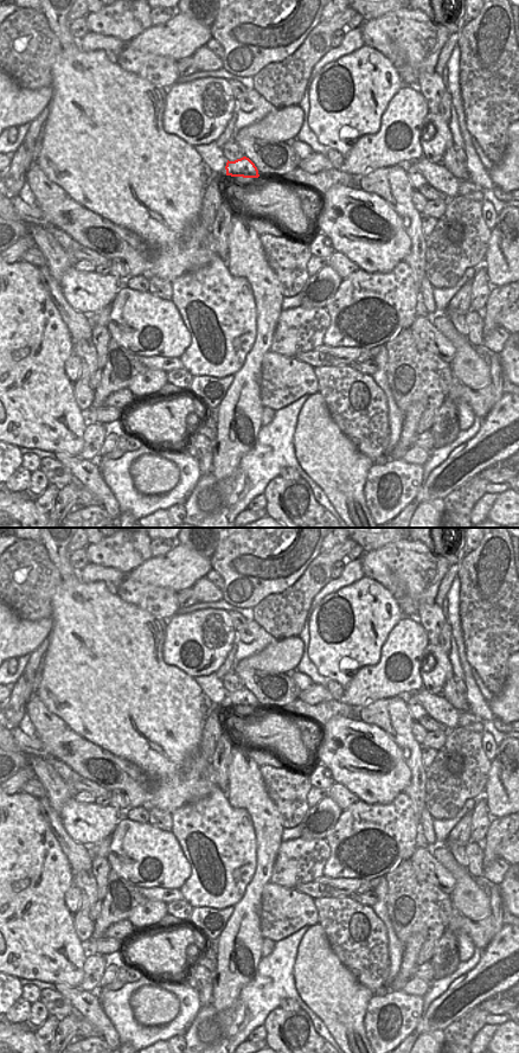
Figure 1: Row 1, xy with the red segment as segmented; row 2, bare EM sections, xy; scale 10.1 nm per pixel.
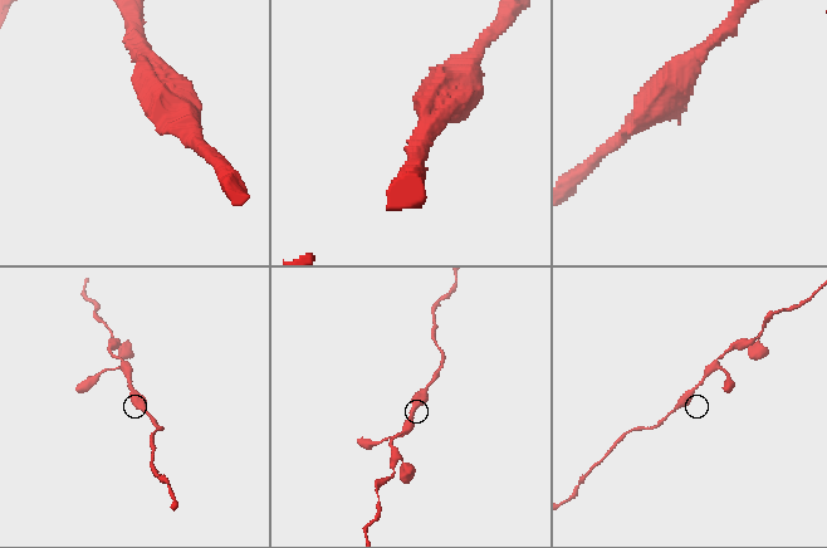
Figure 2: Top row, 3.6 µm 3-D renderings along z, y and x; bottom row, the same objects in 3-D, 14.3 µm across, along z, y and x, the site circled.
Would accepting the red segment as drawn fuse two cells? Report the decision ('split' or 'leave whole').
leave whole

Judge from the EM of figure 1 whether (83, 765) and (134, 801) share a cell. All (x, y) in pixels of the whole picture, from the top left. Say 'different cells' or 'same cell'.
same cell

